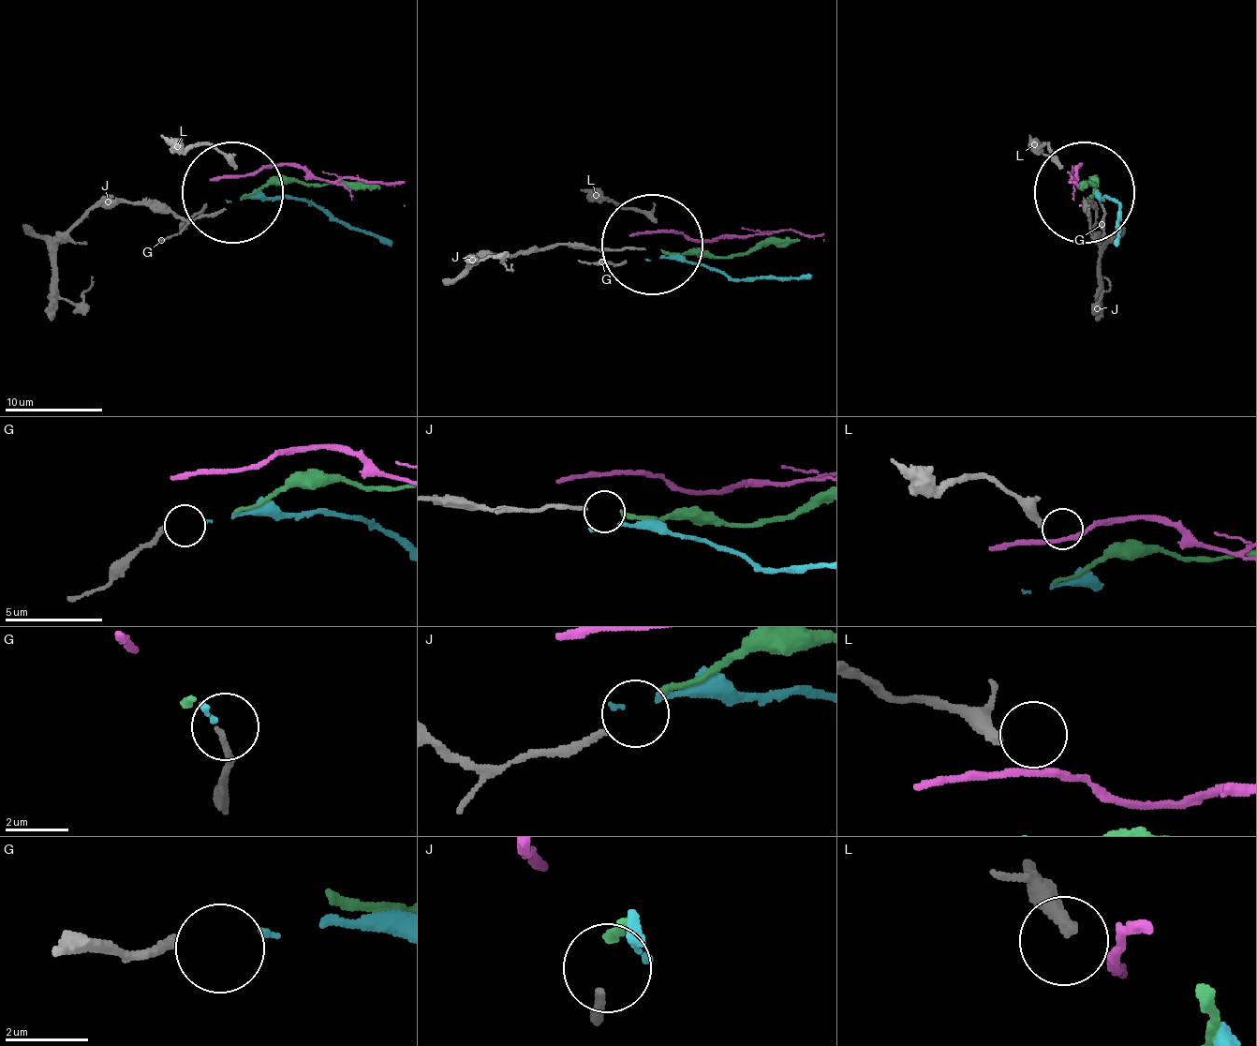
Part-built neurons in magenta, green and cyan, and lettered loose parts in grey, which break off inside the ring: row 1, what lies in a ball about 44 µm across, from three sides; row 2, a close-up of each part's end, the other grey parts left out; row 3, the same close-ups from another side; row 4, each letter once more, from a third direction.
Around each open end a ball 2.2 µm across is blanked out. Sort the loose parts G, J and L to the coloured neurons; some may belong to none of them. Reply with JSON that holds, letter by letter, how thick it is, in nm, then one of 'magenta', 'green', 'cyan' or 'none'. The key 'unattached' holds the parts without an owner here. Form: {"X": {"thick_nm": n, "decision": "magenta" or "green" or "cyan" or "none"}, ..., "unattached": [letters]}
{"G": {"thick_nm": 200, "decision": "cyan"}, "J": {"thick_nm": 170, "decision": "green"}, "L": {"thick_nm": 340, "decision": "none"}, "unattached": ["L"]}

